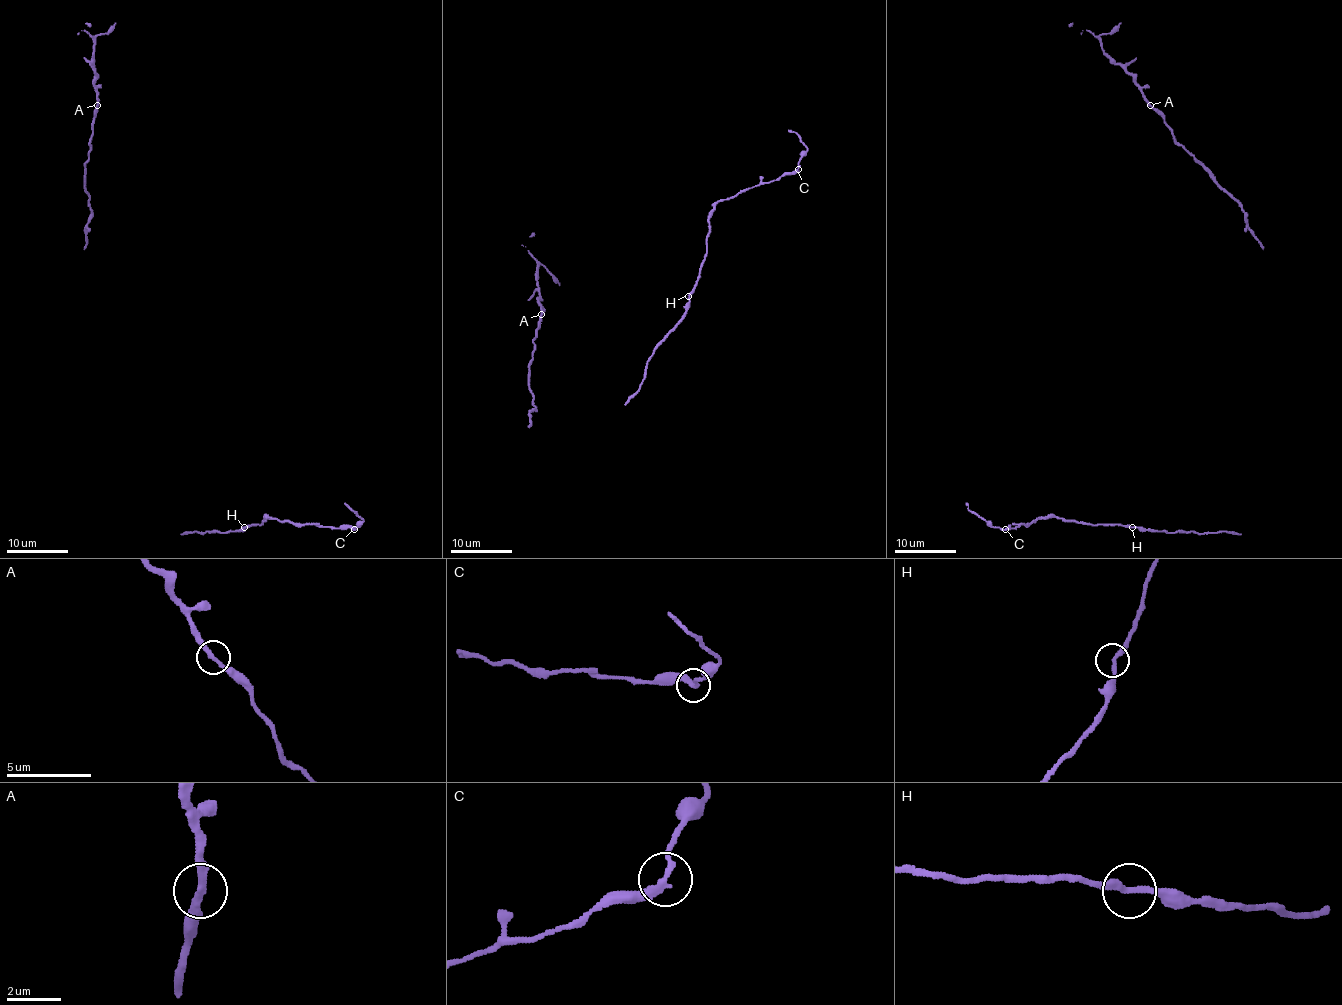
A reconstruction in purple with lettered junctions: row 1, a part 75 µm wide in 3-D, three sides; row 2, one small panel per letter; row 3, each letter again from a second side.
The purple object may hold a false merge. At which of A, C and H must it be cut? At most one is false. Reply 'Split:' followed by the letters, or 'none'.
Split: C

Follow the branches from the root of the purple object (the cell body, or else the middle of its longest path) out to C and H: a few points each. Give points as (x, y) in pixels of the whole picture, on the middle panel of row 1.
C: (628, 401), (642, 382), (654, 347), (682, 319), (707, 252), (713, 206), (798, 169)
H: (628, 401), (642, 382), (646, 360), (654, 347), (682, 319), (688, 296)

